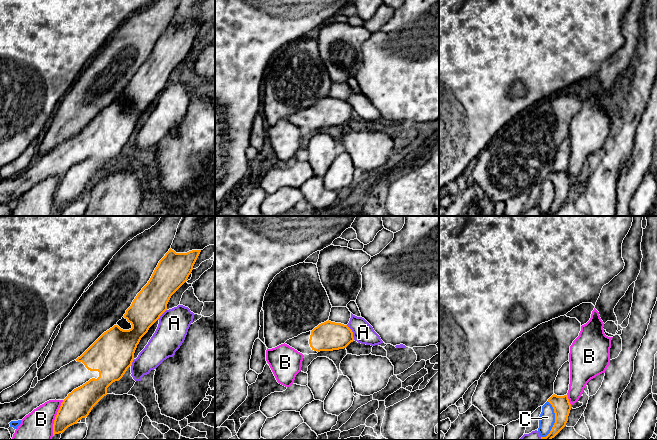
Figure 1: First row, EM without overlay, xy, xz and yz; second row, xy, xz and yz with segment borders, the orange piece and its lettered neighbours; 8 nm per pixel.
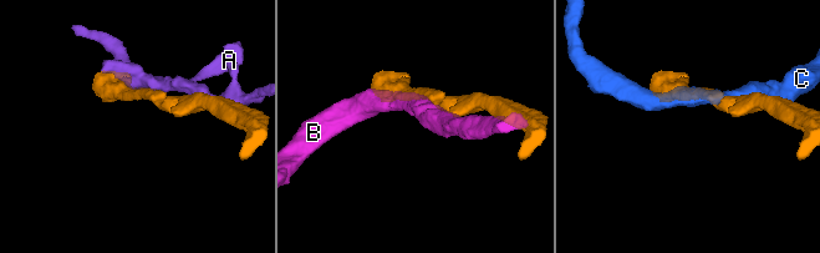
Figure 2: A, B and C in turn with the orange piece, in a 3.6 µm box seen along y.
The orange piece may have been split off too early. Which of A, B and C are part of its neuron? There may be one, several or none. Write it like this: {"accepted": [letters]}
{"accepted": []}

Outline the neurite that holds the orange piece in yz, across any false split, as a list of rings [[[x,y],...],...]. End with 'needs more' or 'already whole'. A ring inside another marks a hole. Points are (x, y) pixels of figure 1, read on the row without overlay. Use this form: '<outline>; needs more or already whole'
[[[568,136],[559,145],[554,158],[554,170],[548,175],[554,185],[555,199],[550,209],[546,213],[541,213],[541,216],[551,216],[566,202],[572,184],[567,171],[569,160],[570,138]]]; needs more

